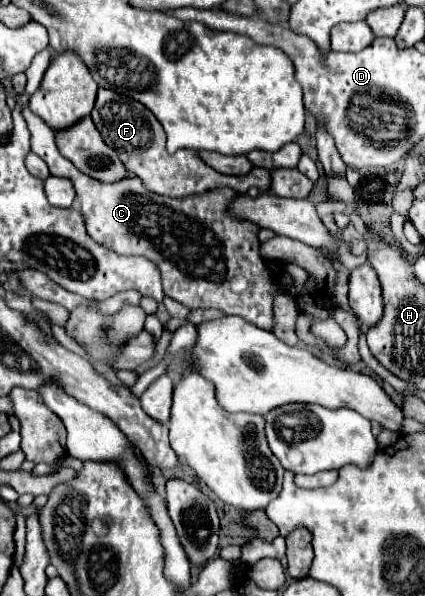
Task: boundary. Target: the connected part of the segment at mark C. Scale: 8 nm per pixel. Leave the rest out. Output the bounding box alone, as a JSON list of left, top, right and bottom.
[23,108,279,330]

